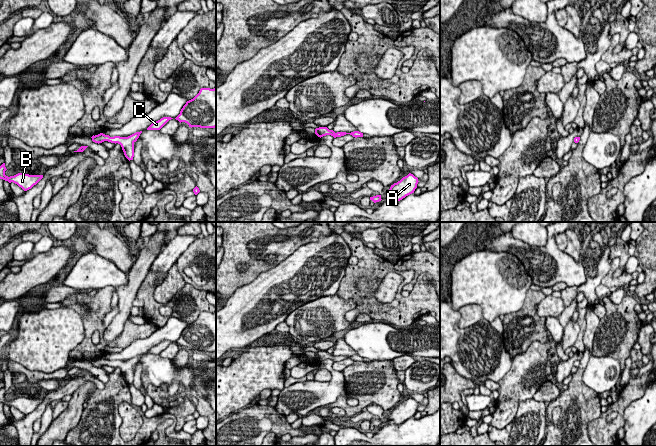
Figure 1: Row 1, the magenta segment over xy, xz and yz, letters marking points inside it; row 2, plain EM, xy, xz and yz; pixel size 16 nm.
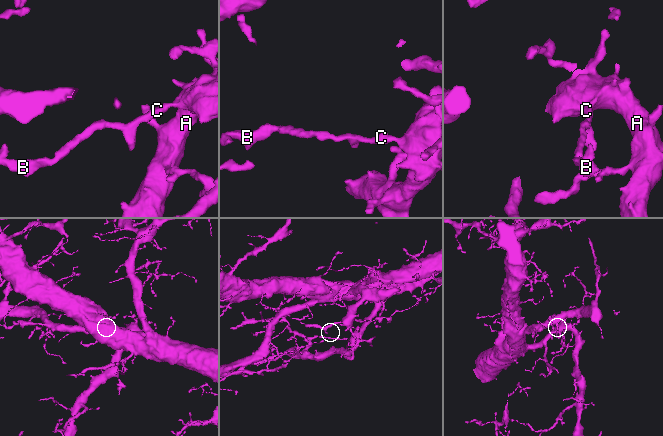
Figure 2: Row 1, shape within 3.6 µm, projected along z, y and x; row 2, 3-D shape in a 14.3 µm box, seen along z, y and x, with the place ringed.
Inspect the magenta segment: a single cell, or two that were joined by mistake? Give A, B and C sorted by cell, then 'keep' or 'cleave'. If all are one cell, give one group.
A C / B | cleave

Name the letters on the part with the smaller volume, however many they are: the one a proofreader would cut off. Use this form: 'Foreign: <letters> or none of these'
Foreign: B

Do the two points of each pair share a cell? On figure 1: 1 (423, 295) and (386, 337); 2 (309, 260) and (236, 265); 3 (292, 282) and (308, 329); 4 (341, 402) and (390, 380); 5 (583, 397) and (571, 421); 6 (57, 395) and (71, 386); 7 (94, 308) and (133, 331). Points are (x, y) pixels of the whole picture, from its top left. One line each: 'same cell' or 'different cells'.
1: different cells
2: different cells
3: different cells
4: same cell
5: same cell
6: same cell
7: same cell

